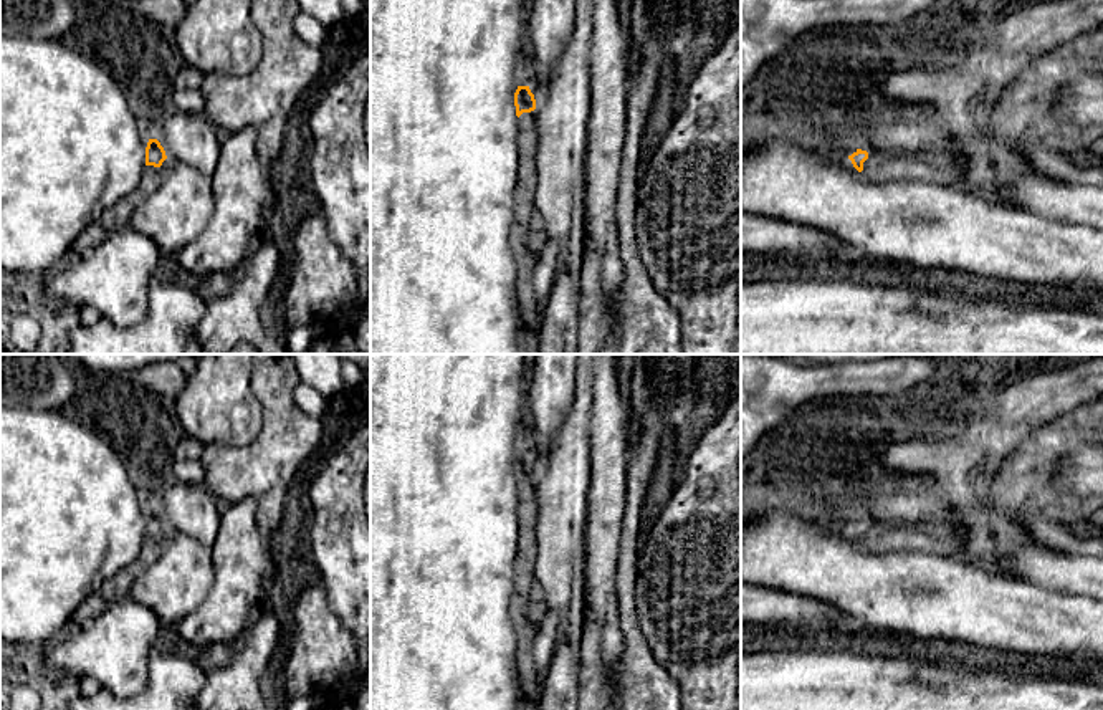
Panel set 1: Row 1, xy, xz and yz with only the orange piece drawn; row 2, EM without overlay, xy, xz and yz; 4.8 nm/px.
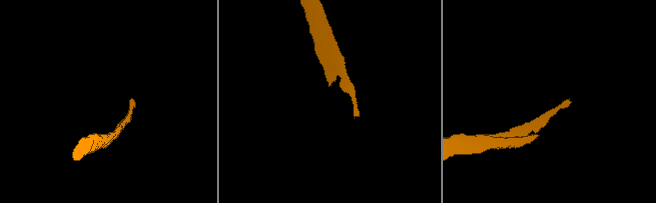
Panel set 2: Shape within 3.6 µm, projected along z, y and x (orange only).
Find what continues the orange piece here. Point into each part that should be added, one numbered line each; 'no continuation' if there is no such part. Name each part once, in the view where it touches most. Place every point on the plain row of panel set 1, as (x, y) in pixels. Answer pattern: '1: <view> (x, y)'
1: xy (116, 588)

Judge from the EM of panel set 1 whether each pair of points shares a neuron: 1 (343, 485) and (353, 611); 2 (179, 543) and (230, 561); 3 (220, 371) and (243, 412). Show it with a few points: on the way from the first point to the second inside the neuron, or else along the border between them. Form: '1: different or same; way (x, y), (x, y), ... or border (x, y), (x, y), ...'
1: same; way (343, 517), (343, 538), (353, 553), (353, 580)
2: different; border (210, 548), (214, 585), (207, 593)
3: same; way (225, 381), (233, 402)

